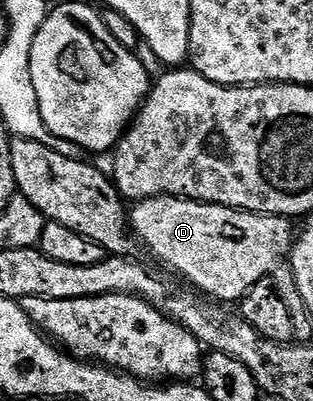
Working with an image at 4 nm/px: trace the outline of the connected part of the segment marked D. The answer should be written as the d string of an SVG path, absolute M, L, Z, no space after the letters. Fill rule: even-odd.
M173 196L138 201L129 212L130 231L151 251L152 258L188 280L196 293L212 296L207 298L215 302L242 301L253 285L268 279L288 259L293 243L291 224L286 216L242 212Z

